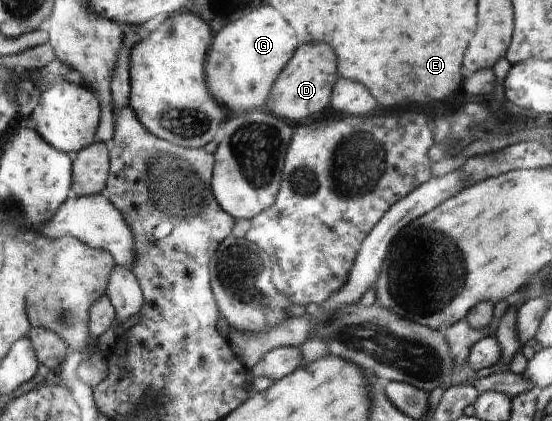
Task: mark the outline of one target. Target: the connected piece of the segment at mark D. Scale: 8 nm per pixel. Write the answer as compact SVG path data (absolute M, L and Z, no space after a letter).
M305 44L301 46L301 52L293 56L293 64L281 72L281 80L277 80L277 88L273 88L273 96L269 96L269 104L265 108L273 112L275 116L281 116L283 120L299 122L305 120L323 108L329 106L331 90L337 80L337 60L335 52L329 44Z

